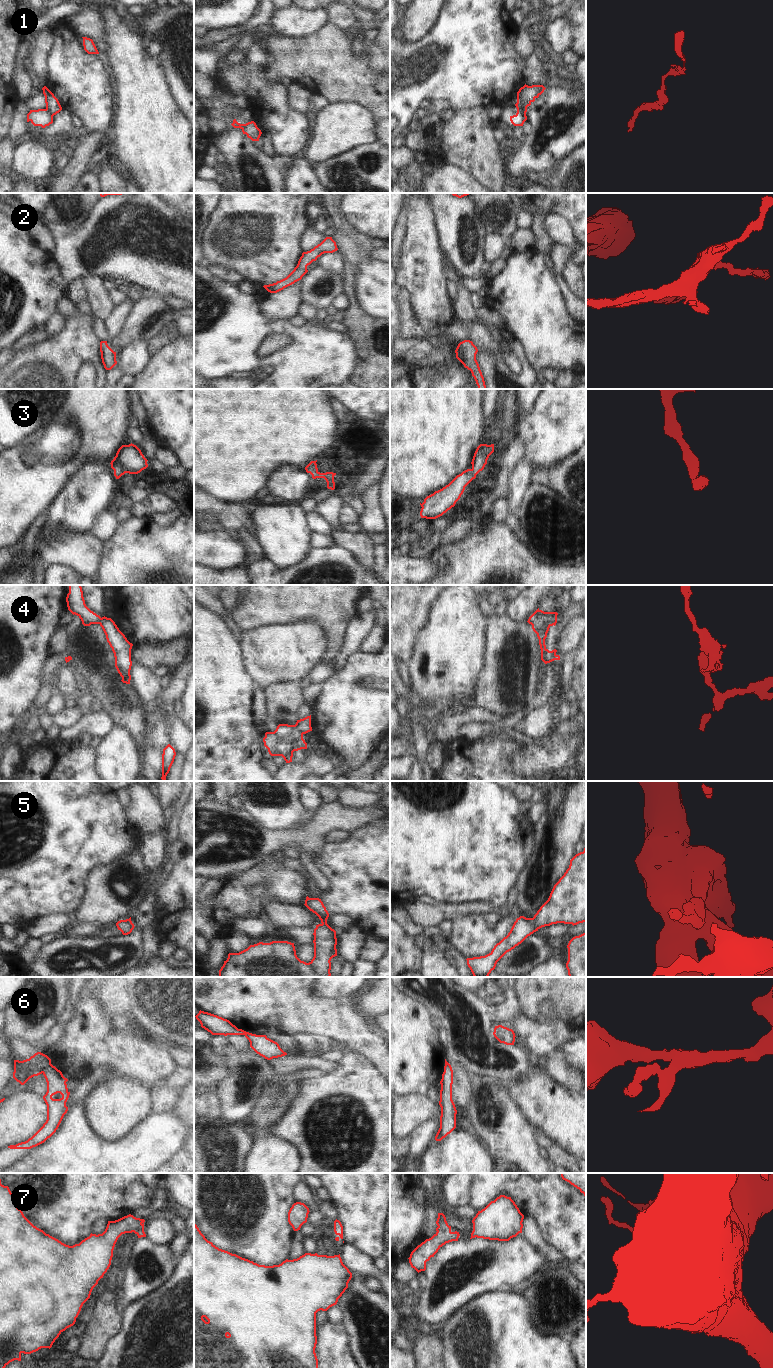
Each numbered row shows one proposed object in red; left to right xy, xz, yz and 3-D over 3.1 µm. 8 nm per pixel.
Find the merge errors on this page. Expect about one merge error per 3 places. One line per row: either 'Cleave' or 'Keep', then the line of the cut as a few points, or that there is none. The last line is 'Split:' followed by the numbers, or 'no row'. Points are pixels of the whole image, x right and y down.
1: Cleave. Split along yz (517, 107), (525, 114)
2: Keep. No split
3: Keep. No split
4: Keep. No split
5: Keep. No split
6: Cleave. Split along xy (51, 1064), (42, 1072)
7: Keep. No split
Split: 1, 6.

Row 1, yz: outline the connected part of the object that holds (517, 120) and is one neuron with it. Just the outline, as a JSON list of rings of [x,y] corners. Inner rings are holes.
[[[517,108],[517,113],[515,115],[510,116],[510,121],[514,126],[523,126],[526,120],[526,114],[524,114],[519,108]]]

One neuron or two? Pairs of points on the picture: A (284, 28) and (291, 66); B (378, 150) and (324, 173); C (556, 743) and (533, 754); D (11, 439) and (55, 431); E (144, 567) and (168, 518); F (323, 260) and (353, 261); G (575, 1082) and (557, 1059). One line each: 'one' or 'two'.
A: two
B: one
C: one
D: two
E: two
F: two
G: one

